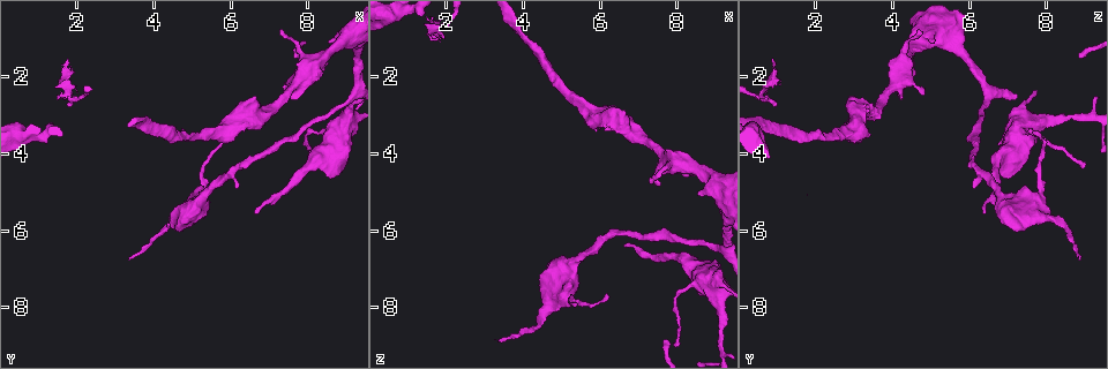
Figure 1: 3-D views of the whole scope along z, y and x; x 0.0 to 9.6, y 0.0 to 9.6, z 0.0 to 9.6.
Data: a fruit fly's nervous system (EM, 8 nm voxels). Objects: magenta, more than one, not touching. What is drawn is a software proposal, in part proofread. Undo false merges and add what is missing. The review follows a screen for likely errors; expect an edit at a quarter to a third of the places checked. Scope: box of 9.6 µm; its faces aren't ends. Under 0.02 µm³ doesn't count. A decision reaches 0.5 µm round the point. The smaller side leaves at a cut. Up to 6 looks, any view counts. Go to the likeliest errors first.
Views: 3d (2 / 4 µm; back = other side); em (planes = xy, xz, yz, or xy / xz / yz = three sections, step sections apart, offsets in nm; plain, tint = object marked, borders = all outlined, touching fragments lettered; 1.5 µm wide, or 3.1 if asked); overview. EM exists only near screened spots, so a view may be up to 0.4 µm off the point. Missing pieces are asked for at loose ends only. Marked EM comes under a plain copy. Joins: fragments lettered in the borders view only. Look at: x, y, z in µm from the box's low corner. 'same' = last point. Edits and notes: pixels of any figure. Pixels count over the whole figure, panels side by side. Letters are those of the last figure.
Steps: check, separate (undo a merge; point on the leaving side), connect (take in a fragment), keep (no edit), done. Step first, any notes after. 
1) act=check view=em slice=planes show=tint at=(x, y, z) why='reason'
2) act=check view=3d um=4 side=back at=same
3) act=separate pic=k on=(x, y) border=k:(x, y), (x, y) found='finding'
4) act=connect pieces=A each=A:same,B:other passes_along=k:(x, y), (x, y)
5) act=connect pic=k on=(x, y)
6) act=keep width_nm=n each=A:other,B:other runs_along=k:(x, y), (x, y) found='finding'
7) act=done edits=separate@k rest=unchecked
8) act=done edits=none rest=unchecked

act=check view=3d um=2 at=(7.45, 2.50, 4.85) why='stops while still wide'

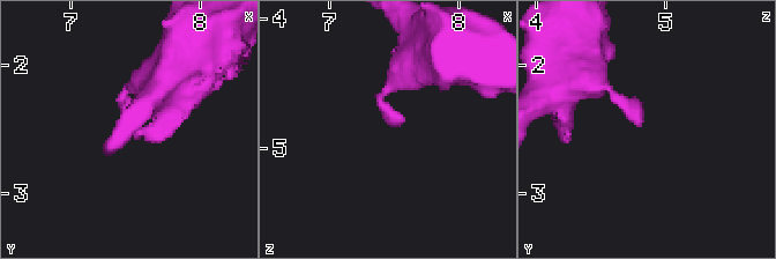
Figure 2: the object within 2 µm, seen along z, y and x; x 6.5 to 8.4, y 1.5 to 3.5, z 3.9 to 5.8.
act=check view=em slice=planes show=borders at=(7.50, 2.48, 4.78)

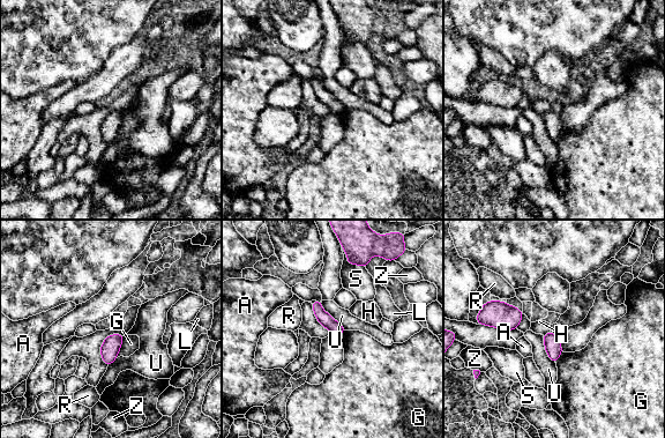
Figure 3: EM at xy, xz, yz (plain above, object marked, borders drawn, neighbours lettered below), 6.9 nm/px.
act=keep each=A:other,G:other,H:other,L:other,R:other,S:other,U:other,Z:other runs_along=3:(314, 304), (319, 312), (341, 331) found='no lettered fragment goes on from it'

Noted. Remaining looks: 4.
act=check view=em slice=xy step=4 show=tint at=(3.40, 6.80, 8.85) why='thin end'

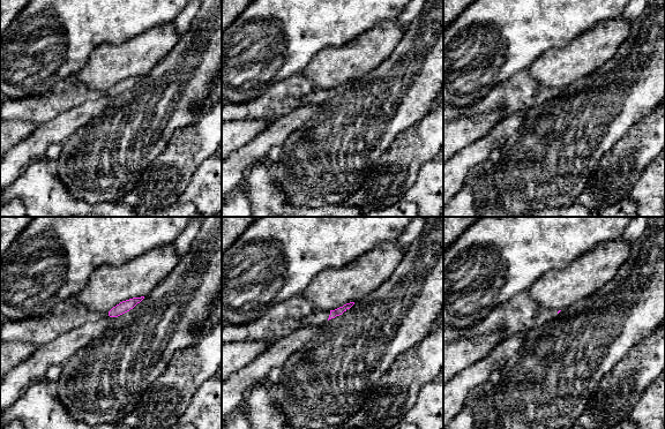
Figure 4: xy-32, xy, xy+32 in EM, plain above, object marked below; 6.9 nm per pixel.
act=check view=em slice=planes show=borders at=same why='cut it another way'

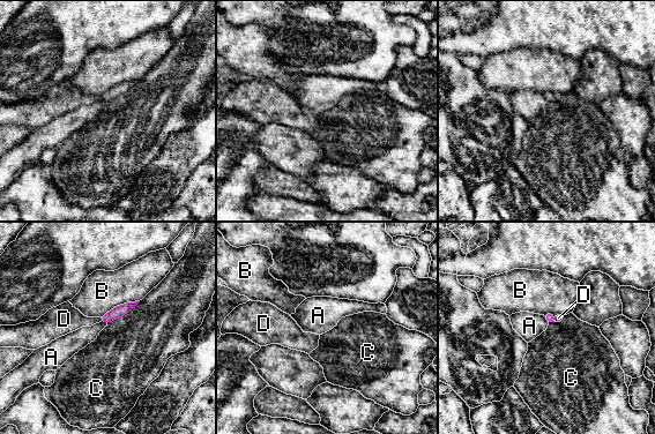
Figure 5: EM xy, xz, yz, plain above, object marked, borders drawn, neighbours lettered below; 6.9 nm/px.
act=connect pieces=D width_nm=70 each=A:other,B:other,C:other,D:same passes_along=5:(123, 309), (101, 320), (65, 319) found='the neuron continues'

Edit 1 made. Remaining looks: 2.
act=check view=em slice=planes show=borders at=(9.05, 3.25, 7.70) why='thin arm on a thick one'

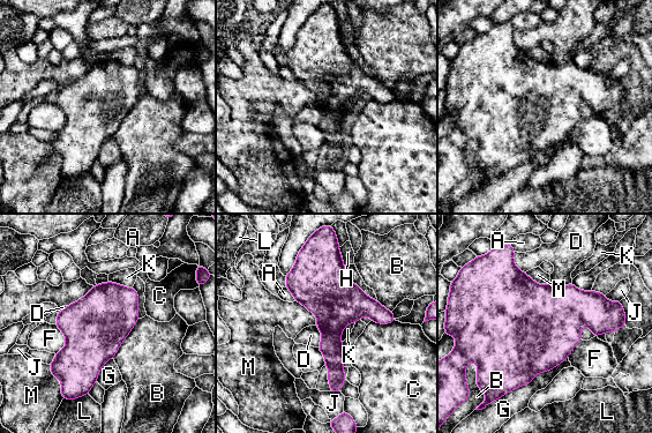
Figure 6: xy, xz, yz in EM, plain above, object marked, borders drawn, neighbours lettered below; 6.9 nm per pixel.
act=keep longest_contact=G:500nm each=A:other,B:other,C:other,D:other,F:other,G:other,H:other,J:other,K:other,L:other,M:other border=6:(54, 325), (65, 338), (55, 353) found='all the same neuron'

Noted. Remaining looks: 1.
act=done edits=connect@5 rest=unchecked

